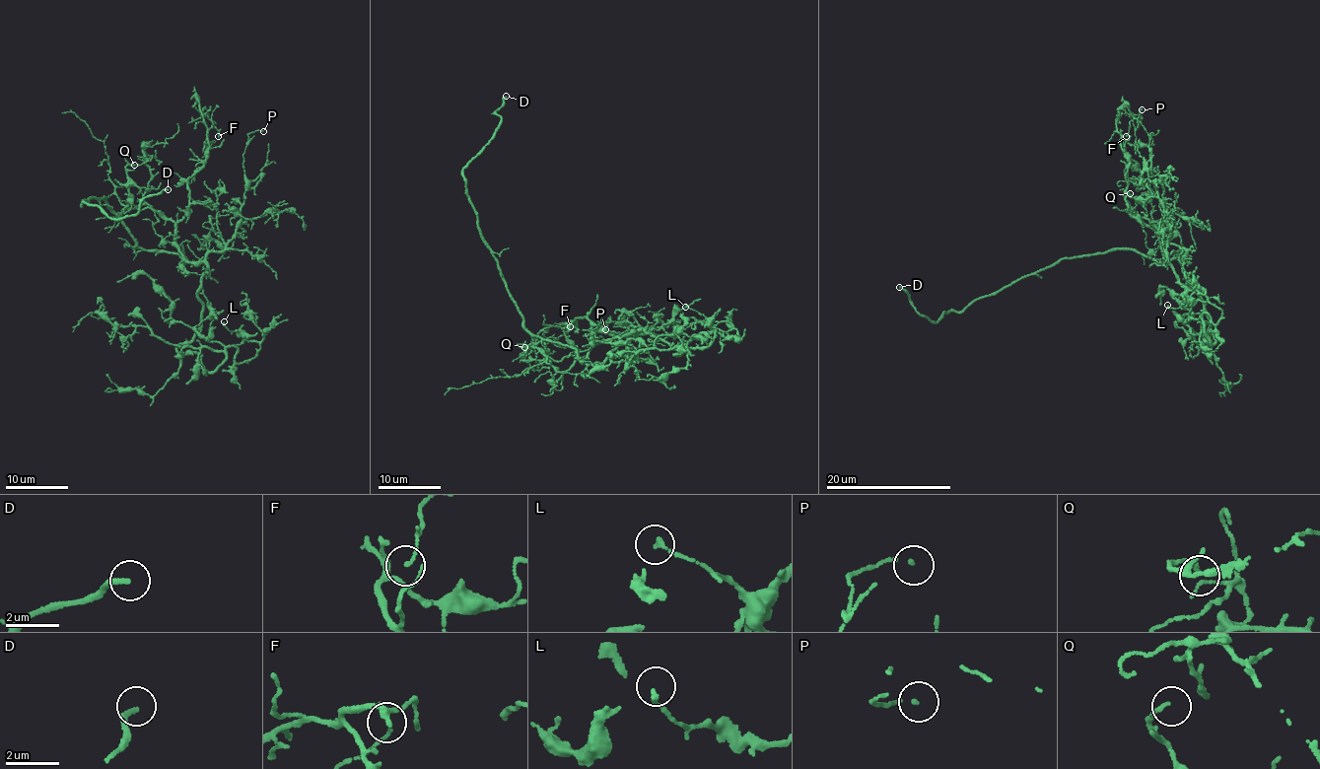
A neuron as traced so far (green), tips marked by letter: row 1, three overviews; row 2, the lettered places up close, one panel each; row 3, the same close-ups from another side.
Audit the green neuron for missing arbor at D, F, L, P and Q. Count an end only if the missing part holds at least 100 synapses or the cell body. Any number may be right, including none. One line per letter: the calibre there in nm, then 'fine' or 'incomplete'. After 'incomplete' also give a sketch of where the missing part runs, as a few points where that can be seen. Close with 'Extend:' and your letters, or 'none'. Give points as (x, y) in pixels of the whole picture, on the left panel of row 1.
D: 220 nm thick; incomplete; missing branch runs (168, 189), (202, 197), (223, 197), (243, 180), (252, 168), (257, 170)
F: 60 nm thick; fine
L: 180 nm thick; fine
P: 110 nm thick; fine
Q: 90 nm thick; fine
Extend: D

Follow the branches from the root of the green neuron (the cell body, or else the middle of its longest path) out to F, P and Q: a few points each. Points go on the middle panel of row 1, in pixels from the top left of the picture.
F: (573, 348), (581, 362), (599, 364), (618, 339), (597, 344), (586, 316), (543, 329), (553, 343), (570, 326)
P: (573, 348), (581, 362), (599, 364), (625, 336), (647, 332), (623, 321), (601, 321), (595, 329), (605, 329)
Q: (573, 348), (581, 362), (599, 364), (618, 339), (603, 340), (584, 357), (560, 361), (524, 347)

